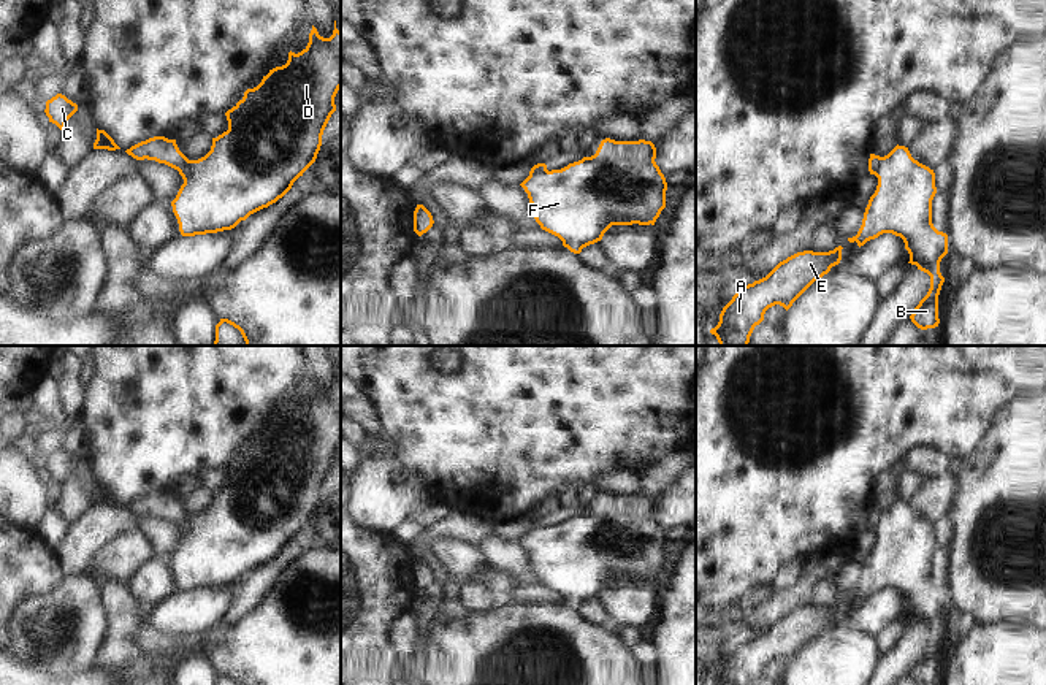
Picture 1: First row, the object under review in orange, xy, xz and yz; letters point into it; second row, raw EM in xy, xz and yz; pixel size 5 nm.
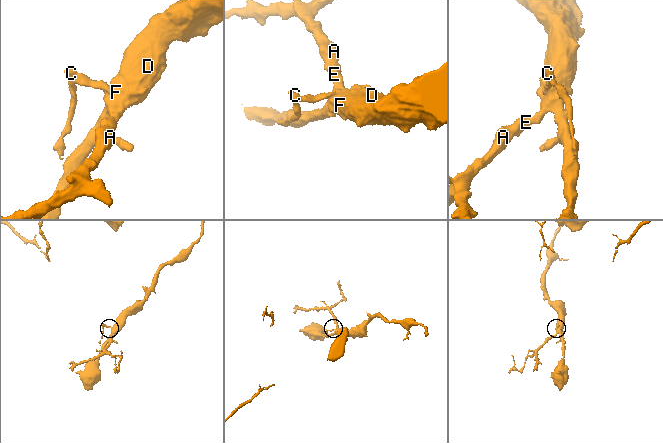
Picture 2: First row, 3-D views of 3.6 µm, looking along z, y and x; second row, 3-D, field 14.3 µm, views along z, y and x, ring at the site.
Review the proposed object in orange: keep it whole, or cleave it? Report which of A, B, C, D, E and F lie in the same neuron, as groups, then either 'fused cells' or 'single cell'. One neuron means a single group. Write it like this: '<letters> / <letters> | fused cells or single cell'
A B D E F / C | fused cells

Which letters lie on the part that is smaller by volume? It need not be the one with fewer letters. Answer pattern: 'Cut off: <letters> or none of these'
Cut off: C

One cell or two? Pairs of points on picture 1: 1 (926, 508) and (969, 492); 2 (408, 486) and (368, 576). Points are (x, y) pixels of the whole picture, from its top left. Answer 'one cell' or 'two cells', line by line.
1: two cells
2: two cells

